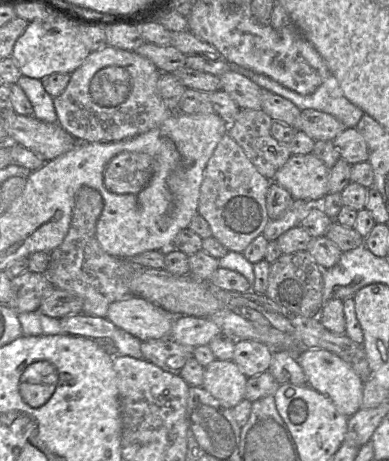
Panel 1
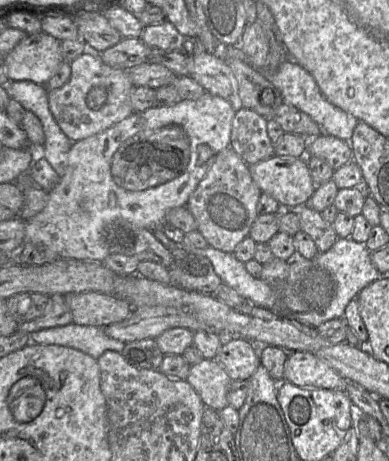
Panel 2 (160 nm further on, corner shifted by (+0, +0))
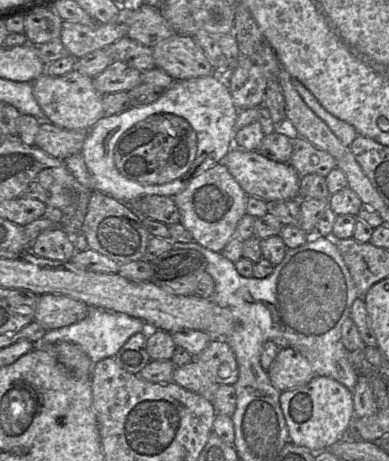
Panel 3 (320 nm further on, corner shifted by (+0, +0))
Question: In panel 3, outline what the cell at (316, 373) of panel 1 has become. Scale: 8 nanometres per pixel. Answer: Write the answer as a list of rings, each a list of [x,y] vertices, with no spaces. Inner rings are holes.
[[[290,347],[280,349],[268,369],[268,375],[281,392],[306,385],[316,377],[307,358]]]

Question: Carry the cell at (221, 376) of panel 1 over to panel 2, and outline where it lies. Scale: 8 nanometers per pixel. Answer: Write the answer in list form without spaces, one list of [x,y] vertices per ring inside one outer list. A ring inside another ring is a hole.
[[[203,359],[190,367],[186,381],[196,390],[204,405],[220,411],[229,405],[228,391],[232,379],[216,359]]]

